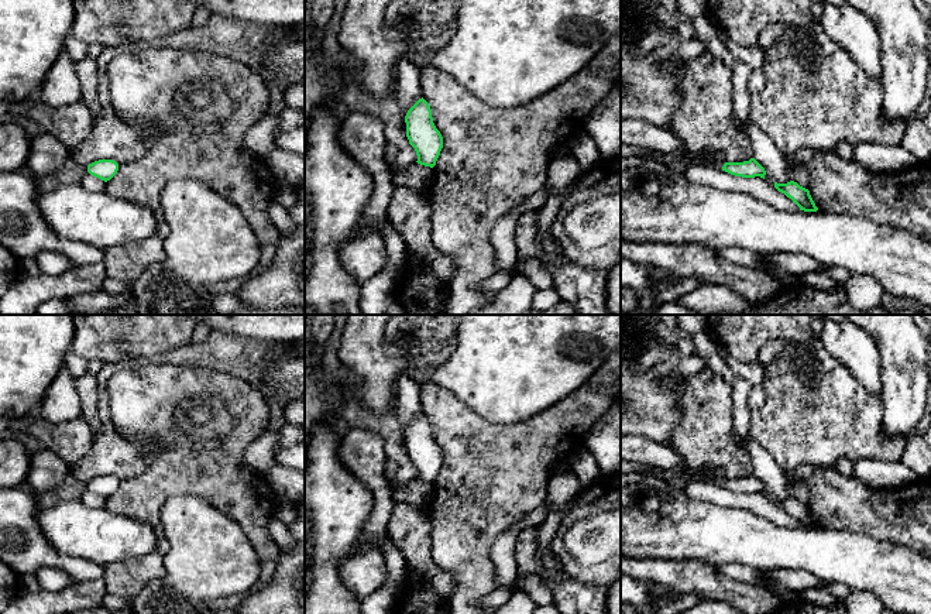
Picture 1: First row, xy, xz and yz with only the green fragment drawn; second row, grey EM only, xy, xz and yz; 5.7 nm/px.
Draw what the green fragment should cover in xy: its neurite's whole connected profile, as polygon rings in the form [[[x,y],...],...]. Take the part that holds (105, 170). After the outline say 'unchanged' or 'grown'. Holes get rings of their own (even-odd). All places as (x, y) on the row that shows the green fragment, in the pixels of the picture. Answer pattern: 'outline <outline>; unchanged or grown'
outline [[[99,159],[87,165],[87,172],[104,182],[110,181],[118,171],[118,164],[113,159]]]; unchanged

